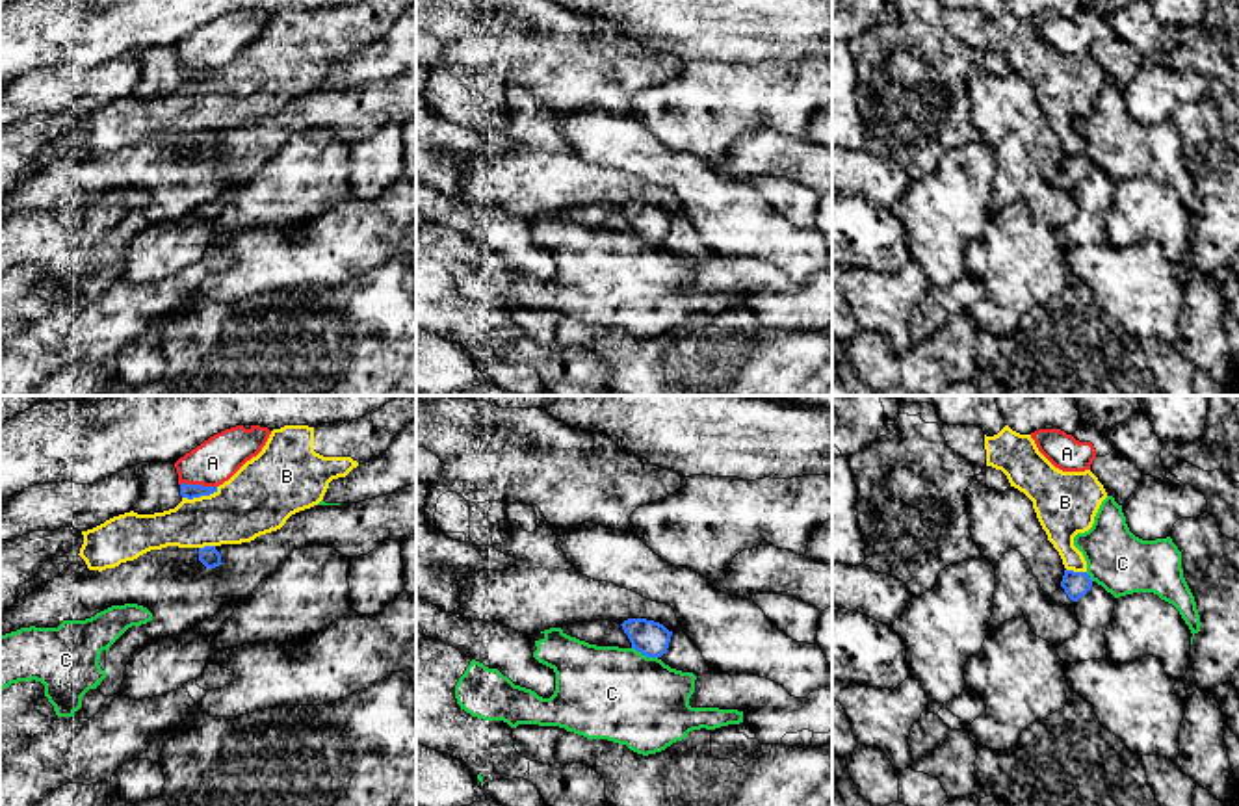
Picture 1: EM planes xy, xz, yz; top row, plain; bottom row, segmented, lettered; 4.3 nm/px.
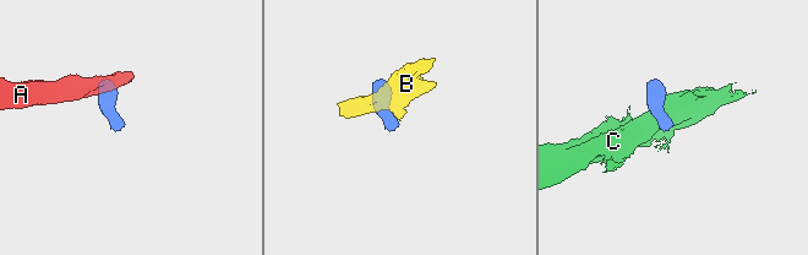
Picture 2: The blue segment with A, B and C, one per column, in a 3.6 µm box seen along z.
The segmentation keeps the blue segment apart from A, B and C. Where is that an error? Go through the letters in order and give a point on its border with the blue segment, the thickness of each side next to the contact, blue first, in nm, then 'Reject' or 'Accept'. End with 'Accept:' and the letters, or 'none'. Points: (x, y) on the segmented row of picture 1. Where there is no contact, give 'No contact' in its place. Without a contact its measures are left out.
A: Touches blue at xy (199, 485). Thickness 60 nm (blue) against 200 nm. Reject
B: Touches blue at xy (199, 496). Thickness 60 nm (blue) against 300 nm. Reject
C: Touches blue at xz (645, 654). Thickness 150 nm (blue) against 400 nm. Reject
Accept: none

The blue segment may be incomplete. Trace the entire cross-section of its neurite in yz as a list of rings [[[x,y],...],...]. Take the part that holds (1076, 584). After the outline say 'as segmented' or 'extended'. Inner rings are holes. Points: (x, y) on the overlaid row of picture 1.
[[[1064,570],[1061,587],[1051,594],[1051,600],[1063,605],[1076,607],[1076,602],[1092,587],[1087,572]]] | extended

